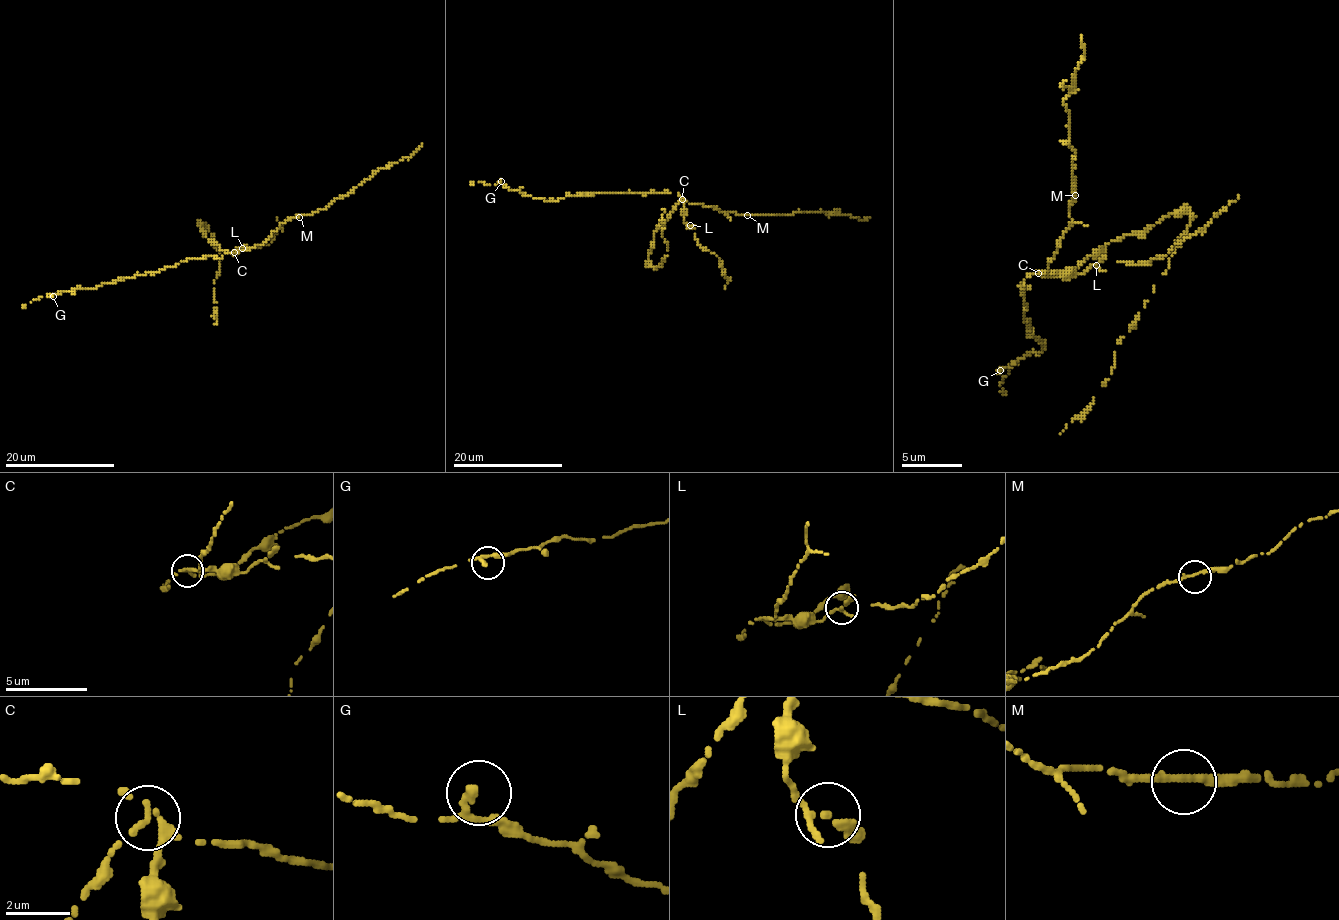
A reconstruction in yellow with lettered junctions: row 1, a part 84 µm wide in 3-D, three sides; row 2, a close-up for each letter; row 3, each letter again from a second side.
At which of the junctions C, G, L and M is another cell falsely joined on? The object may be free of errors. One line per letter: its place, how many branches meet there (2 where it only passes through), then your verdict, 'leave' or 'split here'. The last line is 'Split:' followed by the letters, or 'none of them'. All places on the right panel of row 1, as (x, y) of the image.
C: place (1038, 273); branches 3; split here
G: place (1000, 370); branches 2; leave
L: place (1096, 265); branches 3; leave
M: place (1075, 195); branches 2; leave
Split: C

